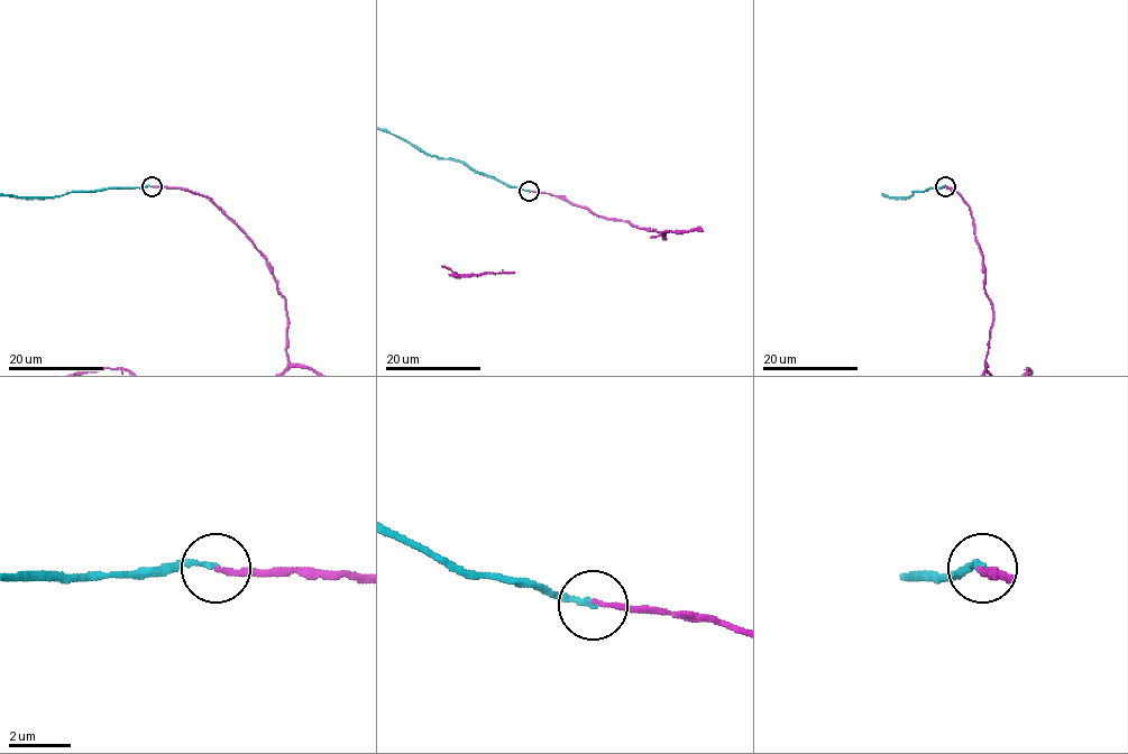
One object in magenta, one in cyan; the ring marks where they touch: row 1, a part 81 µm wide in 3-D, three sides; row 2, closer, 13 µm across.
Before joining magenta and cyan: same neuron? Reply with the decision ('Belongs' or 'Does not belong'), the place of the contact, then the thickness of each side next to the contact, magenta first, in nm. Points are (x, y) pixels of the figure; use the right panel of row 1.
Belongs. Place: (945, 186). Thickness 130 nm (magenta) against 160 nm

